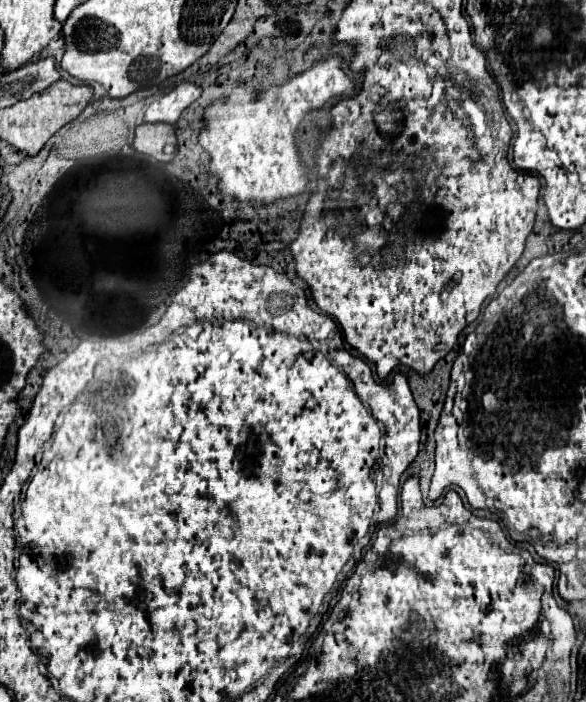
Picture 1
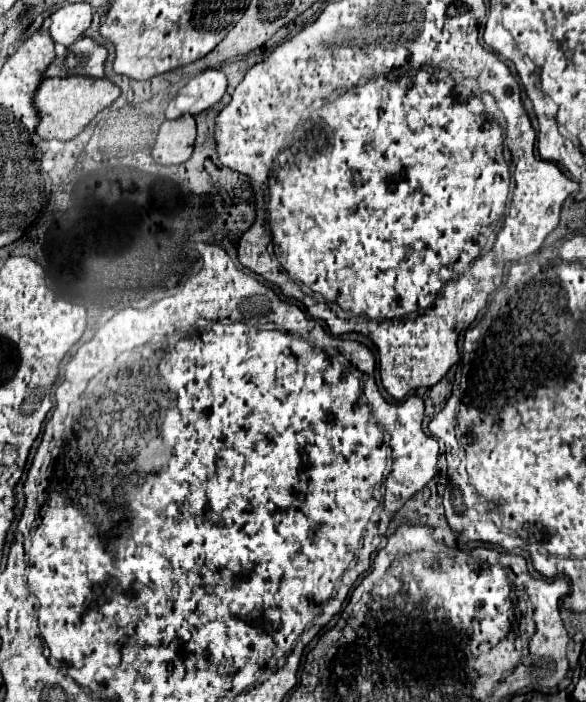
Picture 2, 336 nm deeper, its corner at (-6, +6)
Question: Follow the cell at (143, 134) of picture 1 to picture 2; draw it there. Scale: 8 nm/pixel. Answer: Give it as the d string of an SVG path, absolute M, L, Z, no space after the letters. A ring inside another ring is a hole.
M183 114L177 120L165 120L159 128L153 160L163 166L183 164L193 154L195 142L195 118L191 114Z

